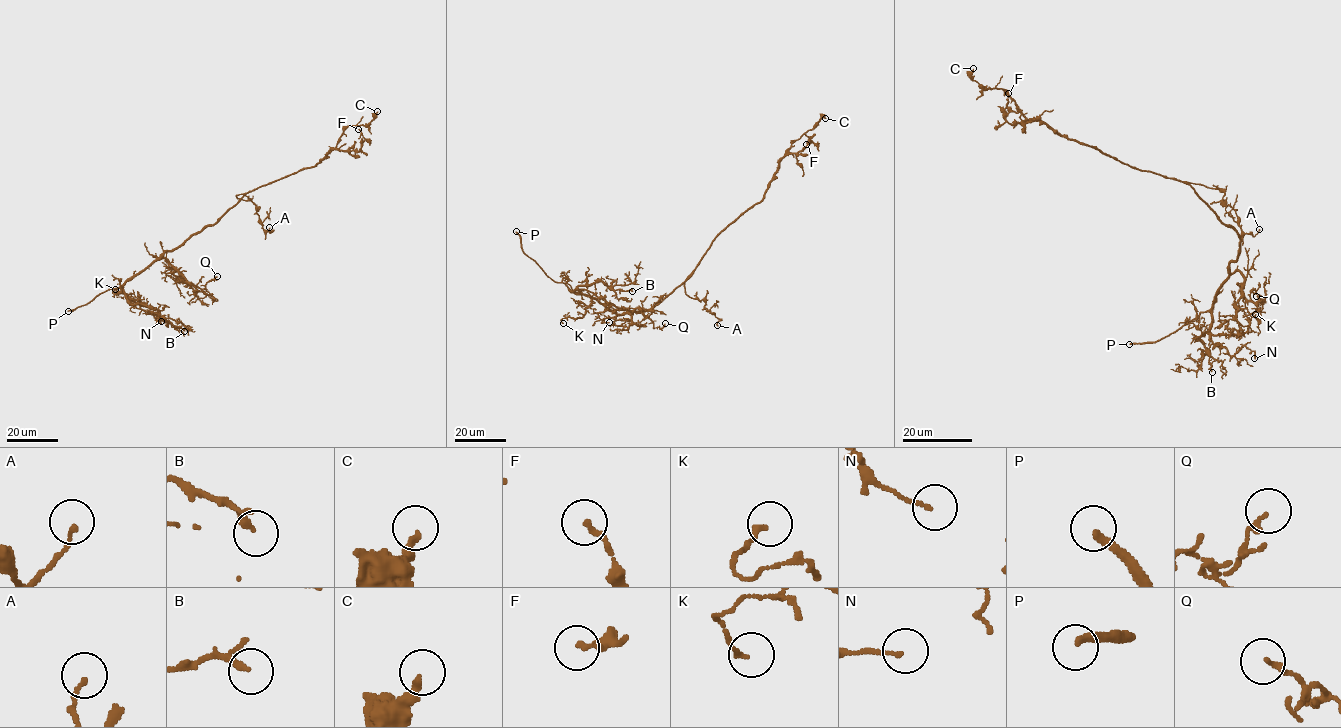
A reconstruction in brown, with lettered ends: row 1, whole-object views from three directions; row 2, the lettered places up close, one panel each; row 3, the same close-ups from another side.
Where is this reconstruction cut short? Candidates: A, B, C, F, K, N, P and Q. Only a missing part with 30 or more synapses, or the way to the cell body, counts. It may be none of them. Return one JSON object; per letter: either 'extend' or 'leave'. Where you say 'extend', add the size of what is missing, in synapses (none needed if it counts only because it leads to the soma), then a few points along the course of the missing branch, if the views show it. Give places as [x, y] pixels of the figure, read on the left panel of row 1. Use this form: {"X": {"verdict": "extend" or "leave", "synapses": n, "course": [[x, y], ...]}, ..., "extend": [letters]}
{"A": {"verdict": "leave"}, "B": {"verdict": "leave"}, "C": {"verdict": "leave"}, "F": {"verdict": "leave"}, "K": {"verdict": "leave"}, "N": {"verdict": "leave"}, "P": {"verdict": "extend"}, "Q": {"verdict": "leave"}, "extend": ["P"]}

